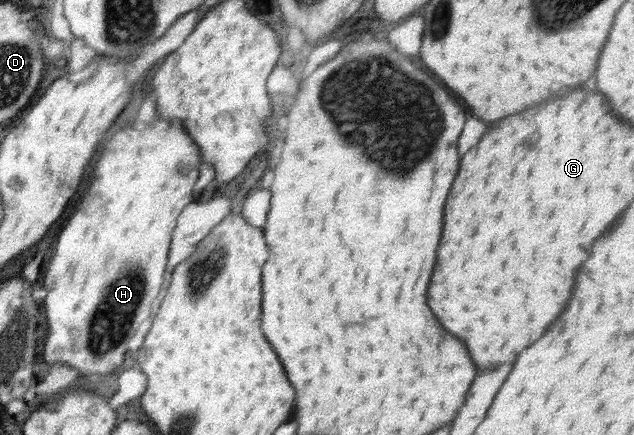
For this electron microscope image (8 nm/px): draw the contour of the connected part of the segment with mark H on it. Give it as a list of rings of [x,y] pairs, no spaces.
[[[157,118],[151,125],[146,125],[142,129],[134,129],[133,125],[124,125],[116,134],[106,142],[99,160],[94,166],[92,172],[92,182],[86,190],[86,194],[82,196],[82,202],[78,204],[78,210],[70,216],[66,228],[60,232],[58,242],[56,242],[56,252],[54,252],[54,260],[50,262],[48,271],[44,274],[43,289],[46,290],[45,299],[41,302],[43,310],[43,320],[47,322],[48,336],[44,345],[42,354],[44,361],[48,364],[62,362],[74,369],[78,369],[80,374],[107,374],[115,372],[118,366],[124,362],[124,358],[128,352],[128,342],[134,336],[136,328],[150,316],[152,310],[152,302],[158,296],[158,292],[162,290],[164,284],[164,266],[166,266],[166,252],[170,246],[170,234],[176,226],[176,218],[178,214],[192,202],[192,194],[194,194],[194,182],[198,178],[198,168],[202,163],[200,147],[194,143],[194,139],[184,131],[184,123],[180,119],[162,119]]]

